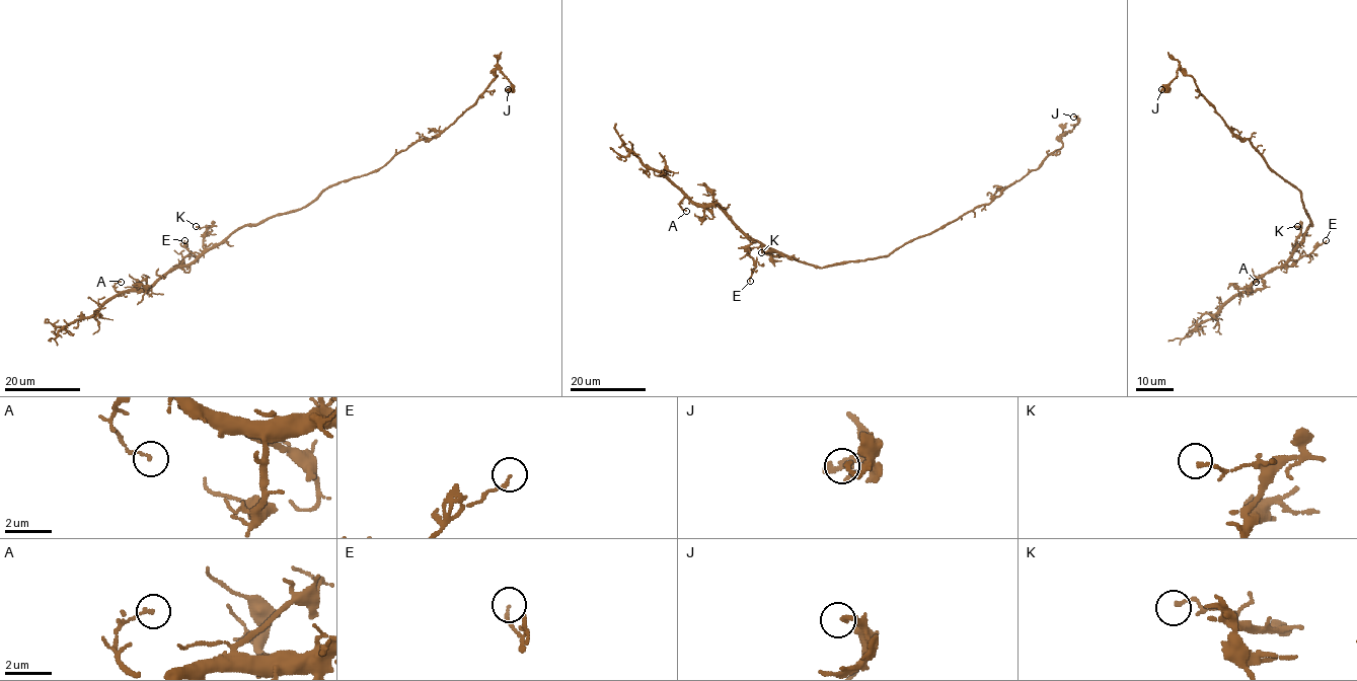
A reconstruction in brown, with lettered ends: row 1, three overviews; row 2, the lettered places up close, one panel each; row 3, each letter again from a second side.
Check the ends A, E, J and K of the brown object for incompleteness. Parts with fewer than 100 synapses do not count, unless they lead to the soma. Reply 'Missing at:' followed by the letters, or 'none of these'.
Missing at: none of these

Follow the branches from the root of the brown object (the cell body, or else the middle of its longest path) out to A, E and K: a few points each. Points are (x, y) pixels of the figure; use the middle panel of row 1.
A: (856, 260), (814, 267), (750, 238), (715, 205), (695, 205), (686, 197), (679, 205), (686, 211)
E: (856, 260), (814, 267), (754, 241), (748, 250), (754, 266), (750, 281)
K: (856, 260), (814, 267), (778, 251), (768, 250), (771, 255), (761, 252)

